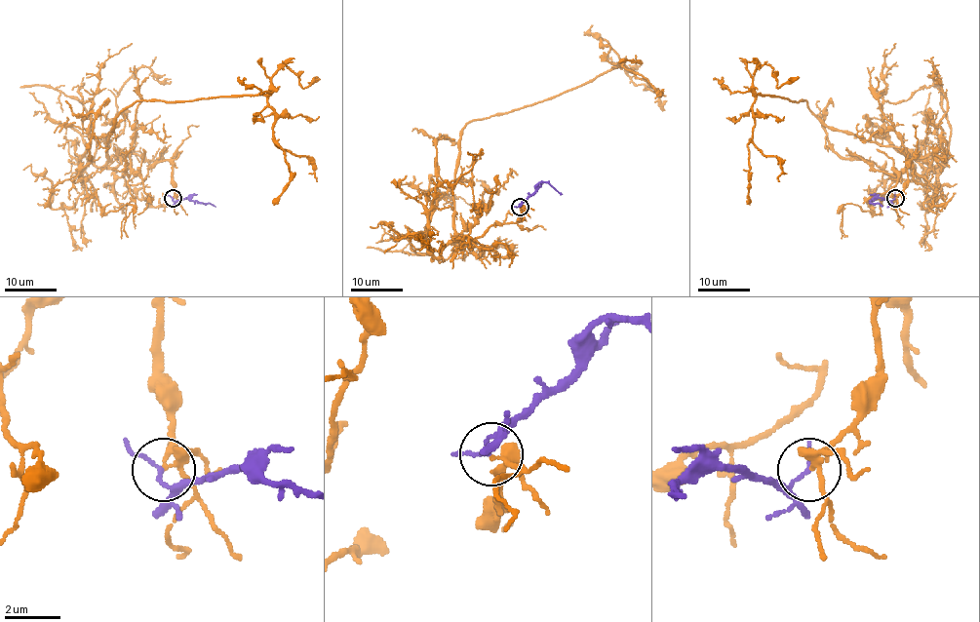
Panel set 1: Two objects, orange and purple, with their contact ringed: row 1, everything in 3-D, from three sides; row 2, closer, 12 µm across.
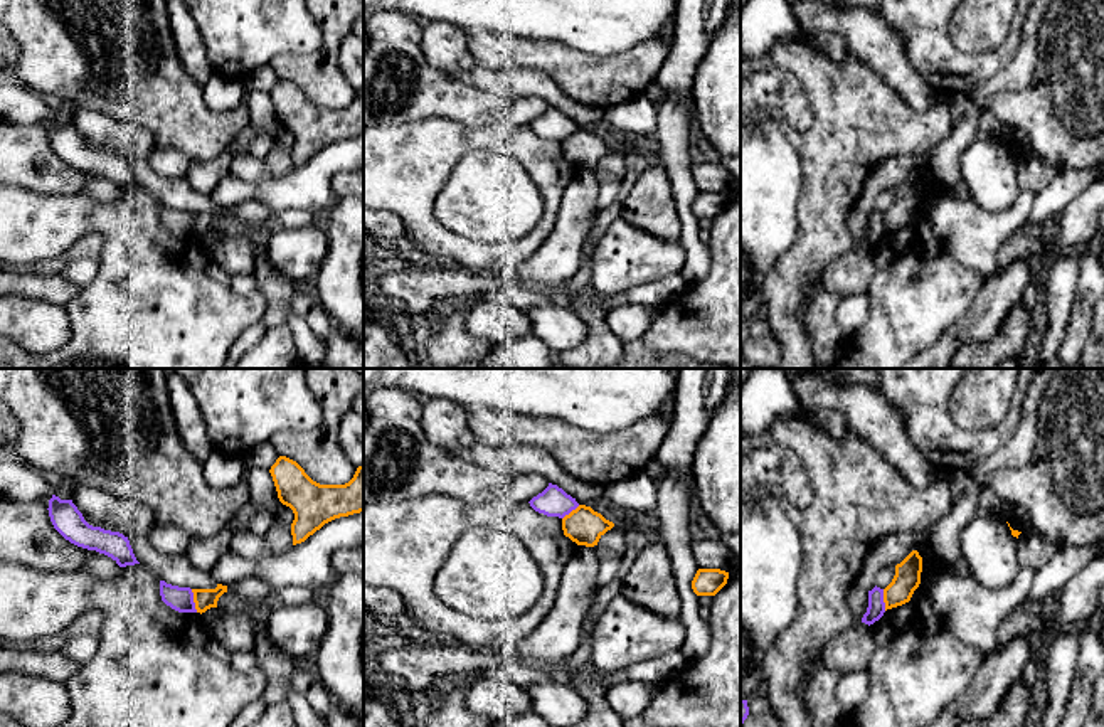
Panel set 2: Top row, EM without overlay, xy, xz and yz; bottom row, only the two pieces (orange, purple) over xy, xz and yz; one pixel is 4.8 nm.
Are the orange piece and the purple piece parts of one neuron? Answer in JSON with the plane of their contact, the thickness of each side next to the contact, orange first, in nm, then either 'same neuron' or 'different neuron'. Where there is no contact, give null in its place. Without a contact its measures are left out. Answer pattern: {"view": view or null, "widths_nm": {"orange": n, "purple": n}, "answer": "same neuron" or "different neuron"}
{"view": "xy", "widths_nm": {"orange": 100, "purple": 120}, "answer": "different neuron"}

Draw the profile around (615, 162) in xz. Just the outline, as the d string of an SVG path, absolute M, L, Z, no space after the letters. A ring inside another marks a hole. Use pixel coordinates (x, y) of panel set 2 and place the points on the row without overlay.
M614 148L604 158L601 158L597 167L604 172L609 172L609 173L623 178L623 175L626 172L626 151L628 151L628 148Z

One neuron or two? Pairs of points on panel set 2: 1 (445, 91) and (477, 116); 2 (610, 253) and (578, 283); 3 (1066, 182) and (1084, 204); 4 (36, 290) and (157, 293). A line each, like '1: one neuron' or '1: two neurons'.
1: one neuron
2: two neurons
3: two neurons
4: two neurons

